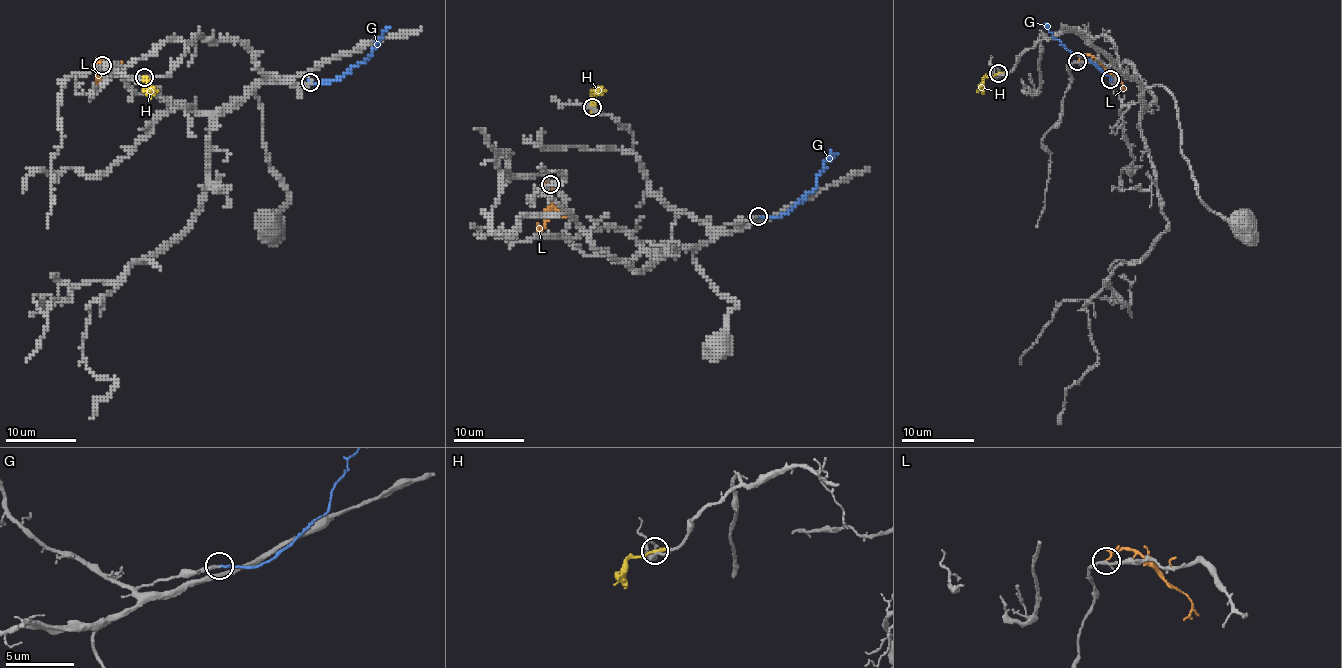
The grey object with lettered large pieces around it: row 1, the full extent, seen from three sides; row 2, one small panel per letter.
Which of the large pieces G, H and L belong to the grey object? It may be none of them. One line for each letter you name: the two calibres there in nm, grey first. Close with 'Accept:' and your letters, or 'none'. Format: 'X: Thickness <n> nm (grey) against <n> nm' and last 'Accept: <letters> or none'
G: Thickness 280 nm (grey) against 190 nm
Accept: G

